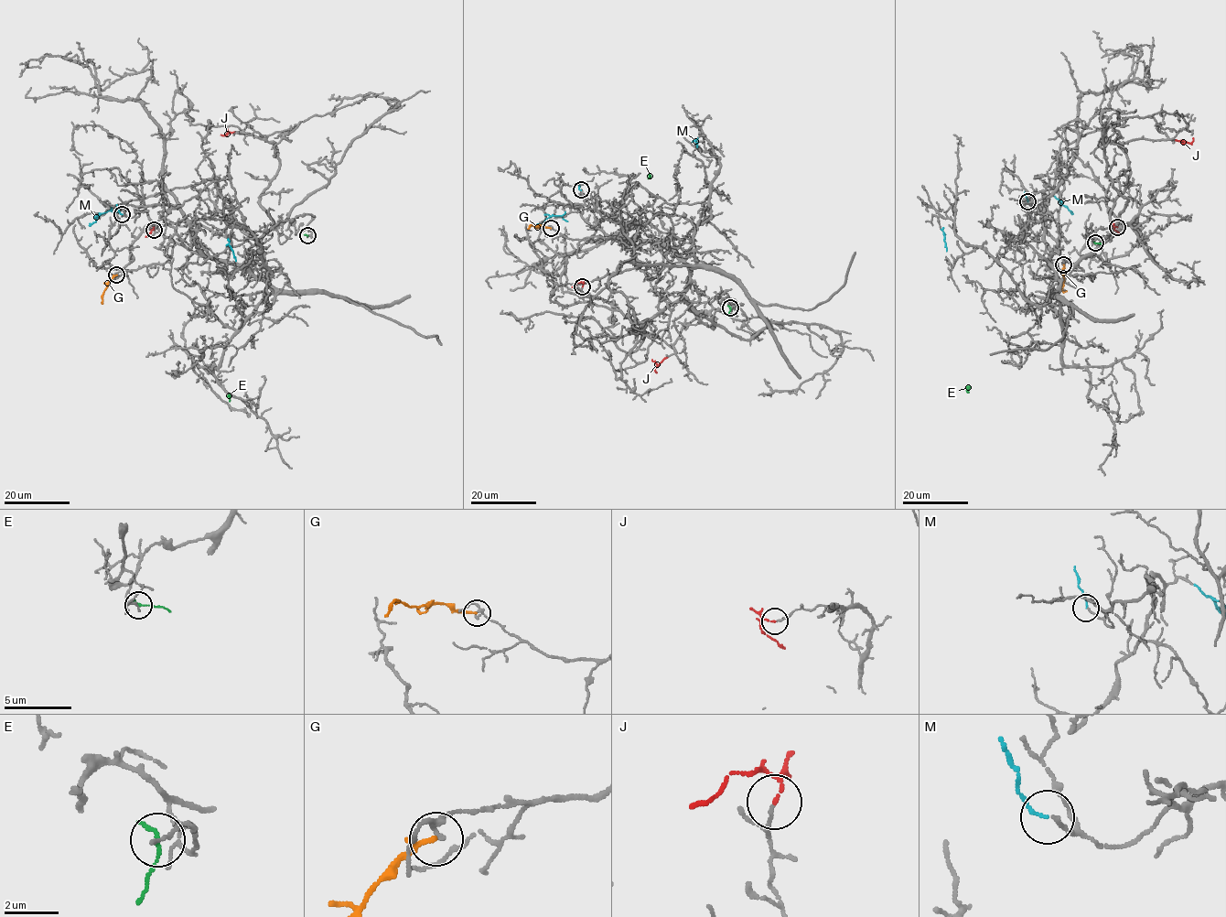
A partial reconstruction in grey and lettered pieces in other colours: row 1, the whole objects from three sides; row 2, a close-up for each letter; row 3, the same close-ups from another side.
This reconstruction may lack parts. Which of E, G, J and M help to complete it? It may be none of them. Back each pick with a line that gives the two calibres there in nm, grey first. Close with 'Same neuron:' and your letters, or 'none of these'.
Same neuron: none of these

